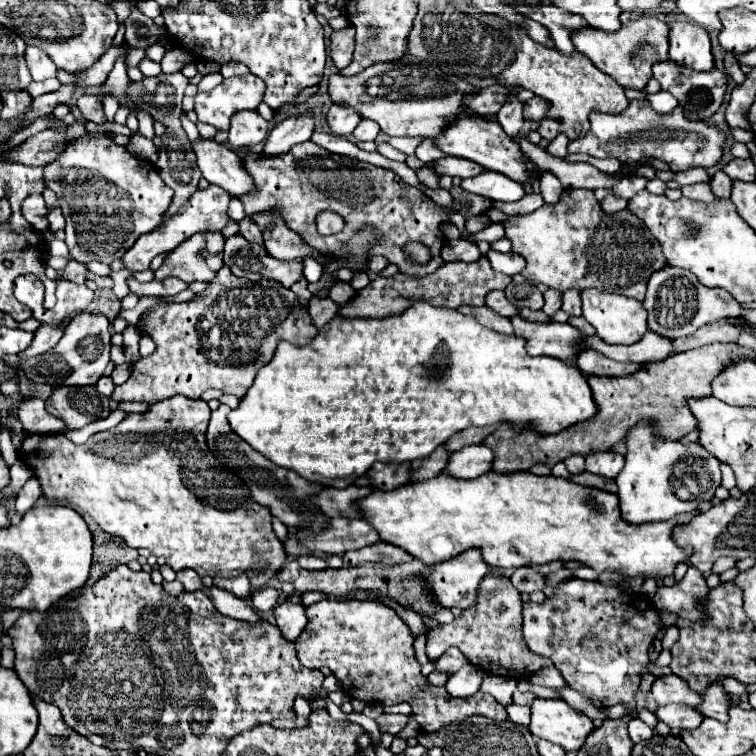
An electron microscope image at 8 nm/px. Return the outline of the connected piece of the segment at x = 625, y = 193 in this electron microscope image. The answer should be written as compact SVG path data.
M624 176L624 178L618 180L618 184L612 190L614 190L614 196L630 200L634 194L638 194L640 190L644 190L646 182L648 180L642 178L642 176Z

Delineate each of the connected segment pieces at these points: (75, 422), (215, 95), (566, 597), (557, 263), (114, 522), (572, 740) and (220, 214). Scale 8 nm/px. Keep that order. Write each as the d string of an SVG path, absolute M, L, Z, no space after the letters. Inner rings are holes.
M94 386L56 388L54 394L46 400L46 410L64 420L70 430L84 428L90 422L106 418L110 414L108 398L100 396Z
M254 74L224 78L210 92L198 92L194 96L198 120L214 126L216 130L228 130L230 118L240 110L256 110L262 102L266 84Z
M576 578L566 580L566 582L562 582L560 586L556 586L556 588L552 590L552 596L548 596L542 604L536 604L536 602L526 602L526 604L524 604L524 638L526 638L528 646L530 646L530 650L536 652L536 654L540 654L540 656L550 658L550 660L554 662L554 666L562 672L564 680L568 682L568 686L570 686L572 690L576 690L576 692L580 692L580 694L584 694L584 696L600 702L602 706L624 704L624 706L628 708L628 712L634 712L634 710L636 710L636 698L634 698L634 694L636 694L638 684L640 684L640 674L642 674L642 670L644 670L644 668L648 666L648 662L650 662L650 658L648 658L648 648L650 648L650 644L652 644L652 640L654 640L654 636L656 636L658 630L660 630L660 616L658 616L658 612L654 610L652 604L648 606L648 602L642 602L642 600L636 600L636 598L632 600L632 596L622 594L622 592L620 592L618 588L614 588L614 586L602 586L602 584L598 584L598 582L588 582L588 580L576 580Z
M564 190L558 204L546 204L536 212L522 216L522 220L506 220L504 228L506 238L512 240L512 252L526 258L526 268L522 270L522 276L532 280L534 284L546 284L548 288L556 288L562 292L570 288L578 292L586 288L598 288L642 302L650 276L666 266L662 246L650 234L650 230L646 230L646 224L630 210L618 212L618 218L612 218L608 214L604 216L602 206L596 202L592 190Z
M174 396L150 406L144 414L128 414L116 428L94 434L86 444L76 446L62 434L28 434L18 456L30 464L40 480L44 496L51 506L74 506L92 516L92 520L108 534L120 536L130 548L148 548L154 556L164 556L166 564L178 572L184 568L196 570L200 576L238 576L246 574L252 588L258 590L282 568L286 554L284 544L272 530L272 514L252 502L232 502L228 494L246 494L246 488L228 488L222 476L236 476L228 468L216 468L218 460L206 450L206 426L210 408L202 400ZM132 452L146 452L138 460L130 460ZM188 476L210 476L210 488L204 494L194 494L188 488Z
M536 698L532 702L532 722L528 730L536 738L550 740L568 752L578 750L586 742L594 724L588 716L576 712L564 700Z
M208 186L206 190L196 190L186 206L182 206L182 210L178 210L178 214L174 214L174 218L166 220L162 226L158 226L158 230L152 230L150 234L144 234L142 238L138 238L138 242L124 254L124 266L130 268L132 272L142 272L150 268L150 262L154 256L162 254L162 252L172 252L180 242L184 242L186 238L190 238L192 234L200 232L200 230L222 230L228 224L228 202L230 202L230 194L226 194L226 190L222 190L220 186Z

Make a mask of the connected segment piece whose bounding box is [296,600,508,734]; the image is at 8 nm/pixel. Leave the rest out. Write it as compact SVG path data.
M322 600L306 608L306 618L306 630L296 640L298 660L306 668L330 668L342 690L350 692L350 698L380 702L386 706L408 702L424 734L434 734L452 722L464 722L474 714L482 714L498 722L508 720L506 708L500 706L490 694L482 694L482 690L478 696L454 698L444 686L432 686L420 672L412 646L414 634L392 608L380 602Z

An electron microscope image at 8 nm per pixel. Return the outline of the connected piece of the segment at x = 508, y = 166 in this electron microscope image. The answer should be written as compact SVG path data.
M458 118L458 122L454 126L448 126L442 136L438 136L436 140L436 146L440 150L444 150L446 154L452 154L452 156L458 156L458 158L466 158L466 160L472 160L476 164L480 164L482 168L486 170L494 170L494 172L500 172L516 182L522 182L522 184L528 184L532 182L532 176L540 178L540 174L544 170L540 170L534 162L526 162L524 160L524 154L518 146L518 142L514 142L498 122L486 122L482 118Z

